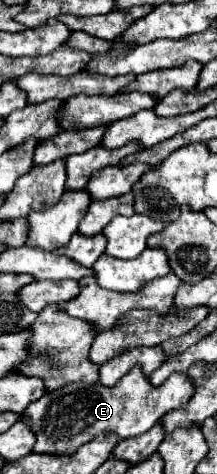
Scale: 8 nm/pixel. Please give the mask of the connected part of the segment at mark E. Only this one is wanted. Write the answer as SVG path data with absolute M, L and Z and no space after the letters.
M131 368L117 386L107 388L99 382L91 384L69 384L55 392L45 394L43 398L31 402L27 410L21 414L29 428L37 436L33 452L37 454L55 454L55 456L69 456L85 442L91 442L97 434L113 432L121 440L139 436L153 428L161 416L171 410L183 408L189 398L193 396L193 386L185 374L173 374L161 386L151 386L149 380L143 376L141 368Z

